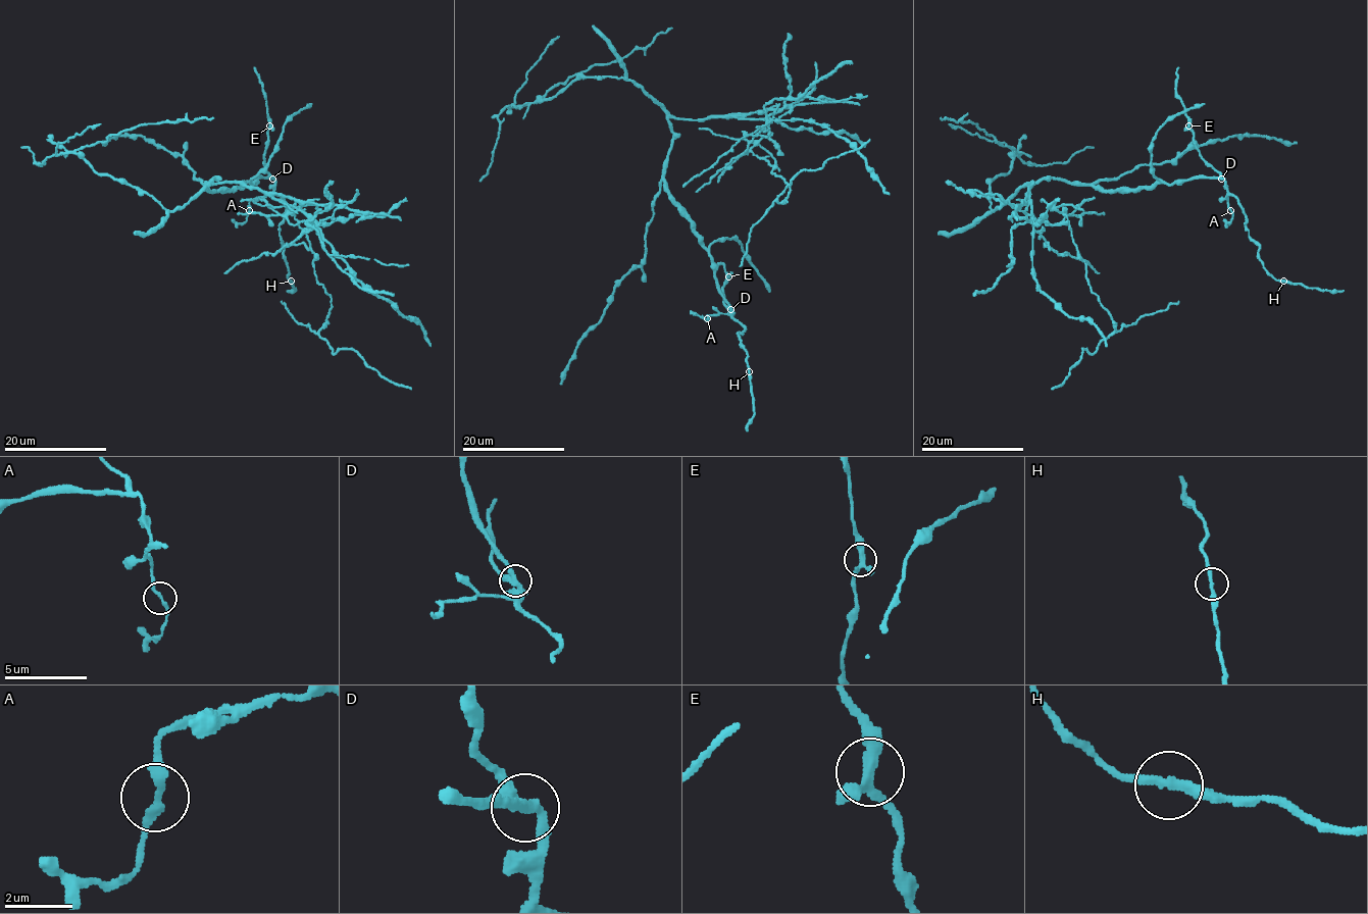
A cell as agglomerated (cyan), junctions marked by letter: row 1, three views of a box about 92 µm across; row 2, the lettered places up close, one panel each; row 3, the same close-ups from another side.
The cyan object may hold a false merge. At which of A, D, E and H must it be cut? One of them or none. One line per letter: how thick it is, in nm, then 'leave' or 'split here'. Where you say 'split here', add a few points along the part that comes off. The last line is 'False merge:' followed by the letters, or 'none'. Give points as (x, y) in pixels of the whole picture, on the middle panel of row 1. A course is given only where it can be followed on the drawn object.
A: 240 nm | leave
D: 300 nm | split here | (730, 308), (669, 194), (667, 118), (764, 118), (746, 152), (790, 187), (778, 202), (800, 171), (869, 139)
E: 280 nm | leave
H: 240 nm | leave
False merge: D

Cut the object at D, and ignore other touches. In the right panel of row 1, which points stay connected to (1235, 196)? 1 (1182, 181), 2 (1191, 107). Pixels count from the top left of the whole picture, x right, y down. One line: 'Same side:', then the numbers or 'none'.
Same side: none

